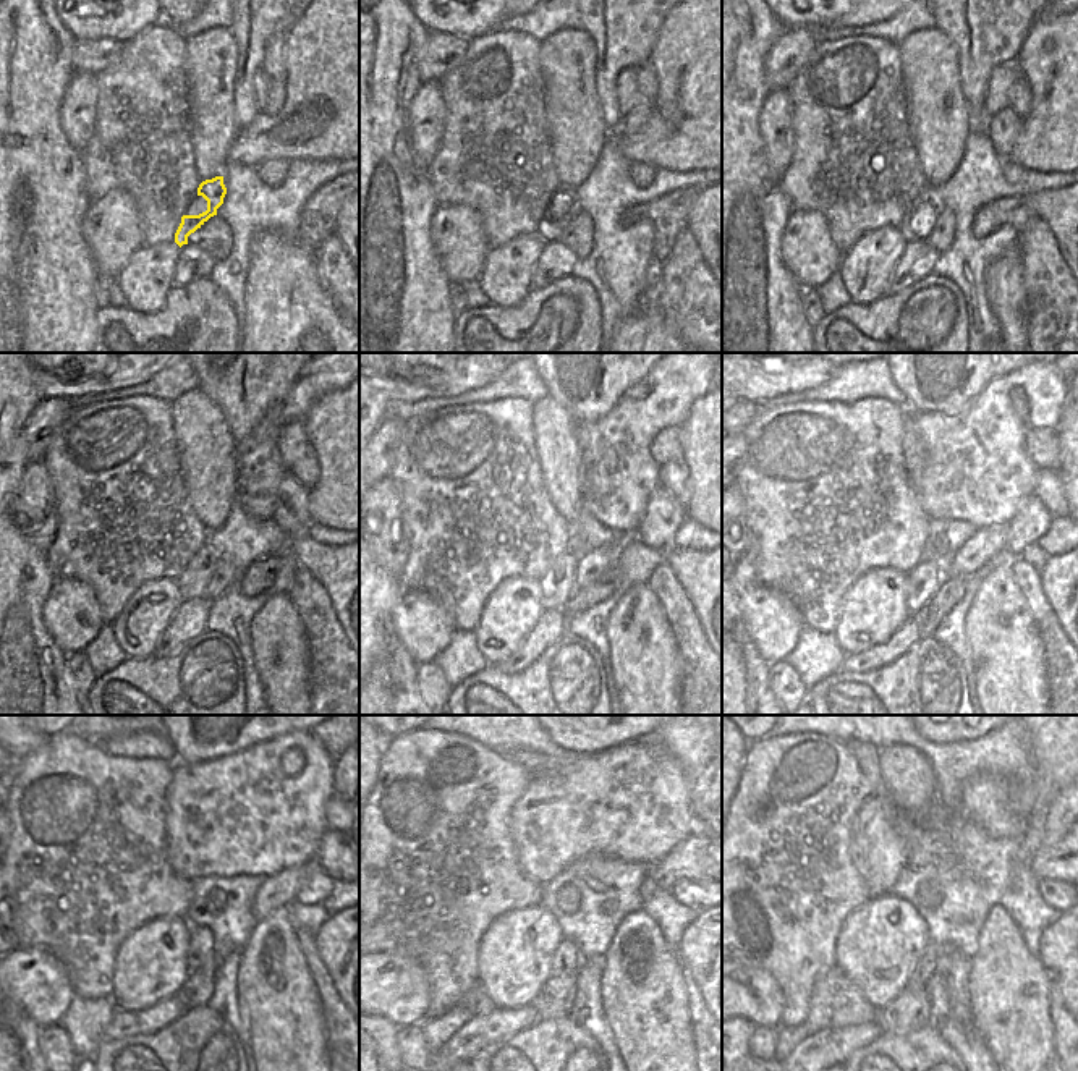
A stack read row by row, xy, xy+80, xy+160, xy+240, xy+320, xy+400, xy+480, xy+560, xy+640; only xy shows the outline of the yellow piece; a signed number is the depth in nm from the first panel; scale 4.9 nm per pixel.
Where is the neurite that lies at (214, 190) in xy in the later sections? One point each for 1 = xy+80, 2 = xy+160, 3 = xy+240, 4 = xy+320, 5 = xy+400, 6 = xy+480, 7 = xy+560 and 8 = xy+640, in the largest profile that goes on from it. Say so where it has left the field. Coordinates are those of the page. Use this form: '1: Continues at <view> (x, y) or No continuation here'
1: Continues at xy+80 (551, 228)
2: Continues at xy+160 (928, 206)
3: Continues at xy+240 (193, 581)
4: Continues at xy+320 (559, 583)
5: Continues at xy+400 (923, 581)
6: Continues at xy+480 (201, 944)
7: Continues at xy+560 (565, 960)
8: Continues at xy+640 (925, 968).

